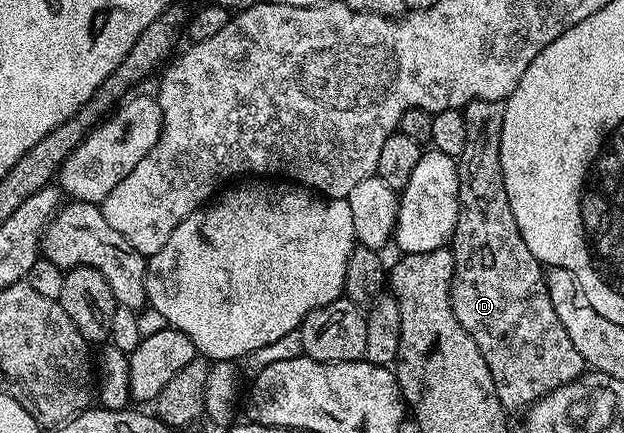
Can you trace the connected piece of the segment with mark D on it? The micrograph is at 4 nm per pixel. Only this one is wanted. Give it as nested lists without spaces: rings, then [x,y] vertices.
[[[471,100],[461,109],[465,118],[465,150],[457,158],[460,190],[459,213],[454,235],[449,240],[455,273],[451,279],[453,314],[467,326],[467,333],[478,343],[494,377],[497,398],[505,410],[526,410],[555,388],[565,386],[582,376],[585,365],[577,354],[561,318],[549,302],[544,265],[531,253],[519,233],[509,198],[505,194],[503,171],[499,161],[503,104],[498,100]]]

